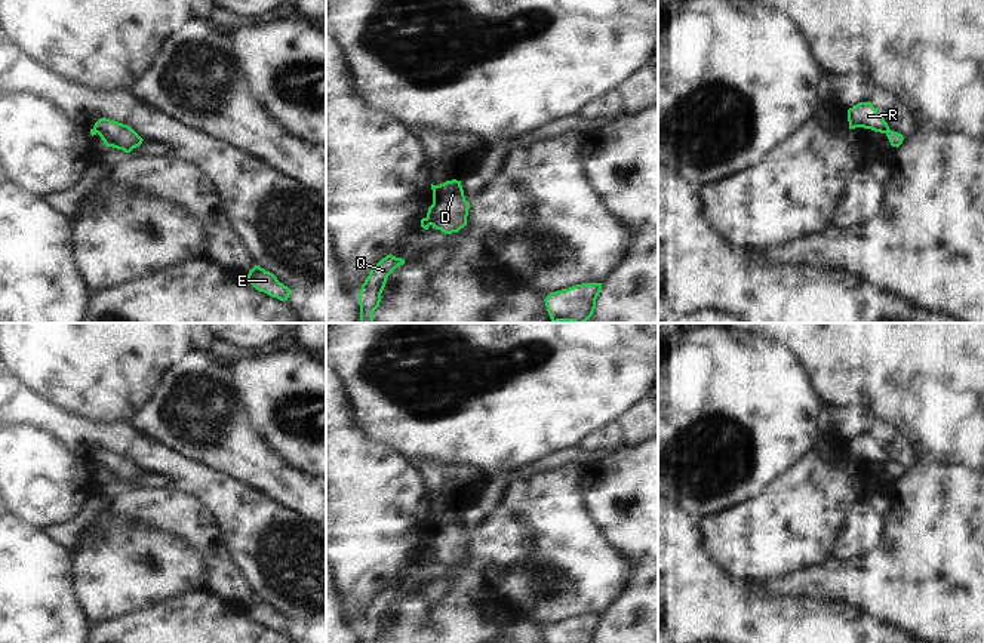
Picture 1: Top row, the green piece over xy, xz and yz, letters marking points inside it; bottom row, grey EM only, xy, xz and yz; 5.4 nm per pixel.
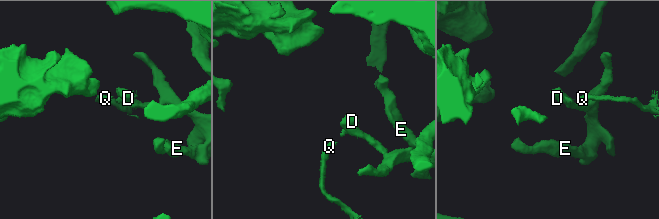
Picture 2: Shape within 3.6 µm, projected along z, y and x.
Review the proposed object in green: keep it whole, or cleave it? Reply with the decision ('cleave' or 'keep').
cleave

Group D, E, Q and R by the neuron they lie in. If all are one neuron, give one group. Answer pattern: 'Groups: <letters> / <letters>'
Groups: D E R / Q

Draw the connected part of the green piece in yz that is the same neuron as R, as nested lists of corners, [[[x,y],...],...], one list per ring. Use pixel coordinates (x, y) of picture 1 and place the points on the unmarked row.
[[[860,434],[848,442],[849,461],[864,459],[874,464],[886,465],[889,462],[885,450],[877,444],[873,436]]]

